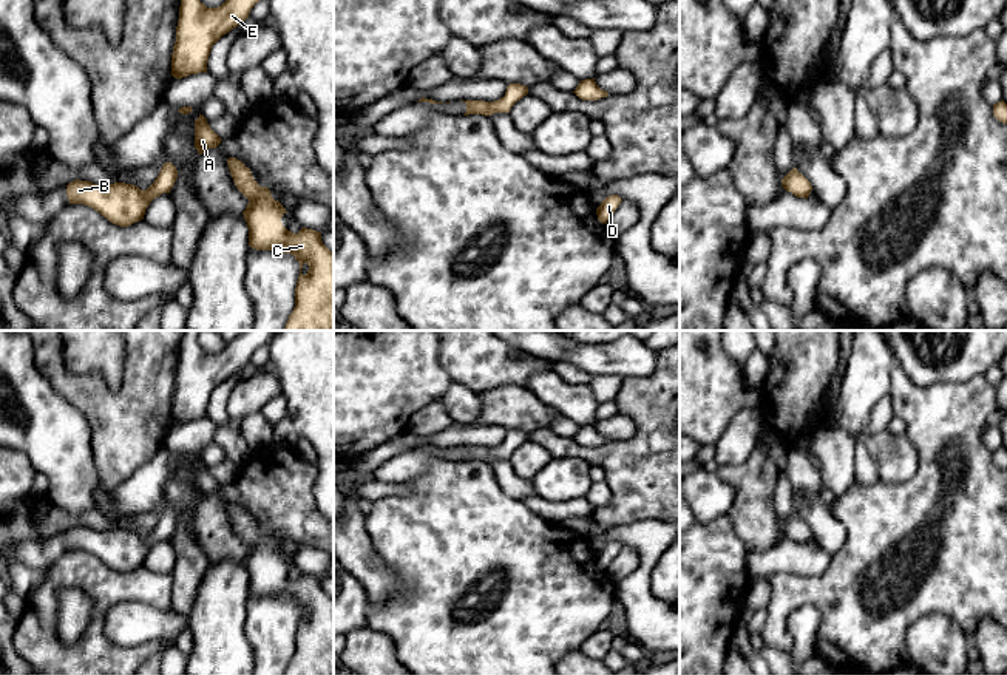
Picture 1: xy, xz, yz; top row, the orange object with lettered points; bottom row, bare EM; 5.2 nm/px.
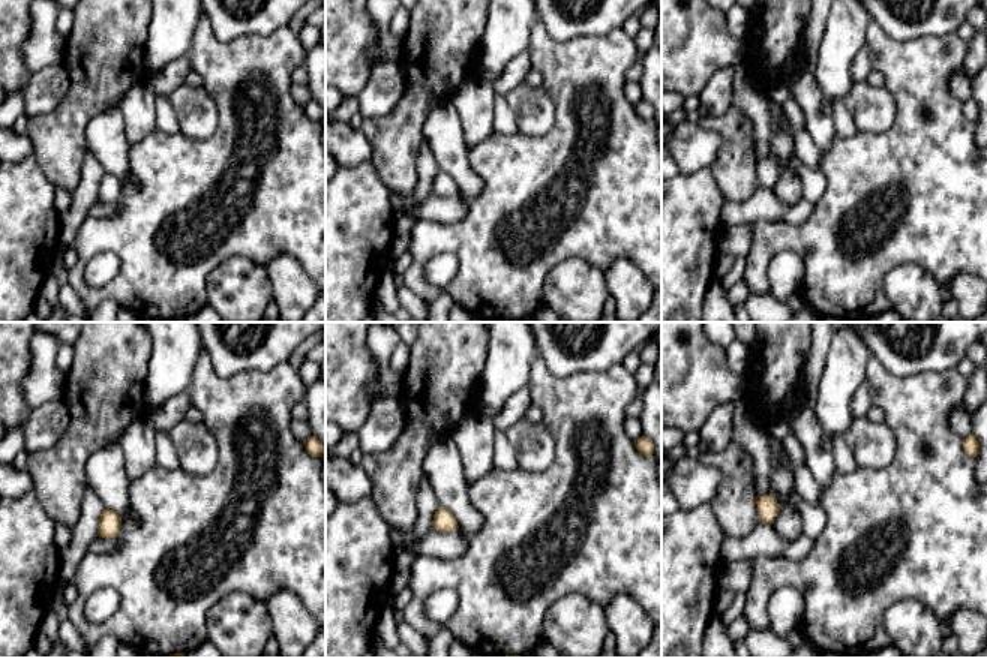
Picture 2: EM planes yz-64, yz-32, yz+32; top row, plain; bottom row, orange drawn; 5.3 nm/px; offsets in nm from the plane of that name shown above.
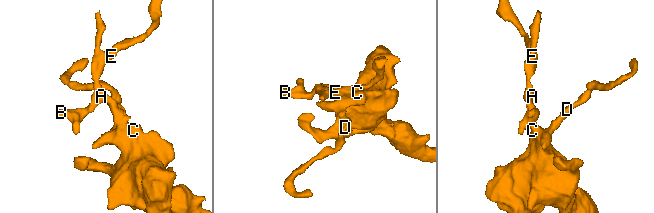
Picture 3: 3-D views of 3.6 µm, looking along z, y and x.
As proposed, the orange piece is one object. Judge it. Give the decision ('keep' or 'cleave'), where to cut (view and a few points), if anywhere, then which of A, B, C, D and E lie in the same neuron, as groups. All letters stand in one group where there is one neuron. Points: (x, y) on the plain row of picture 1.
keep; cut none; groups A B C D E

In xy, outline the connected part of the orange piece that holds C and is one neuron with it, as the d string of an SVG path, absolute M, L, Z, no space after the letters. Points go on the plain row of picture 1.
M229 504L227 511L236 534L249 545L242 558L249 573L249 592L256 596L276 596L290 599L300 609L300 622L295 633L295 653L284 675L334 675L334 599L323 590L321 579L303 573L298 579L287 576L281 564L286 555L272 544L267 533L261 533L250 514L236 504Z

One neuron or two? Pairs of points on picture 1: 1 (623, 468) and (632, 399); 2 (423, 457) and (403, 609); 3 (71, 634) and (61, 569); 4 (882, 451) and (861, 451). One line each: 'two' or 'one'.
1: one
2: two
3: two
4: two

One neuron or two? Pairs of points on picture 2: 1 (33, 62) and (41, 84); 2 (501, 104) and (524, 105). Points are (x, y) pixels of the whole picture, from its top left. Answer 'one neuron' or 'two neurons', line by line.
1: two neurons
2: two neurons

